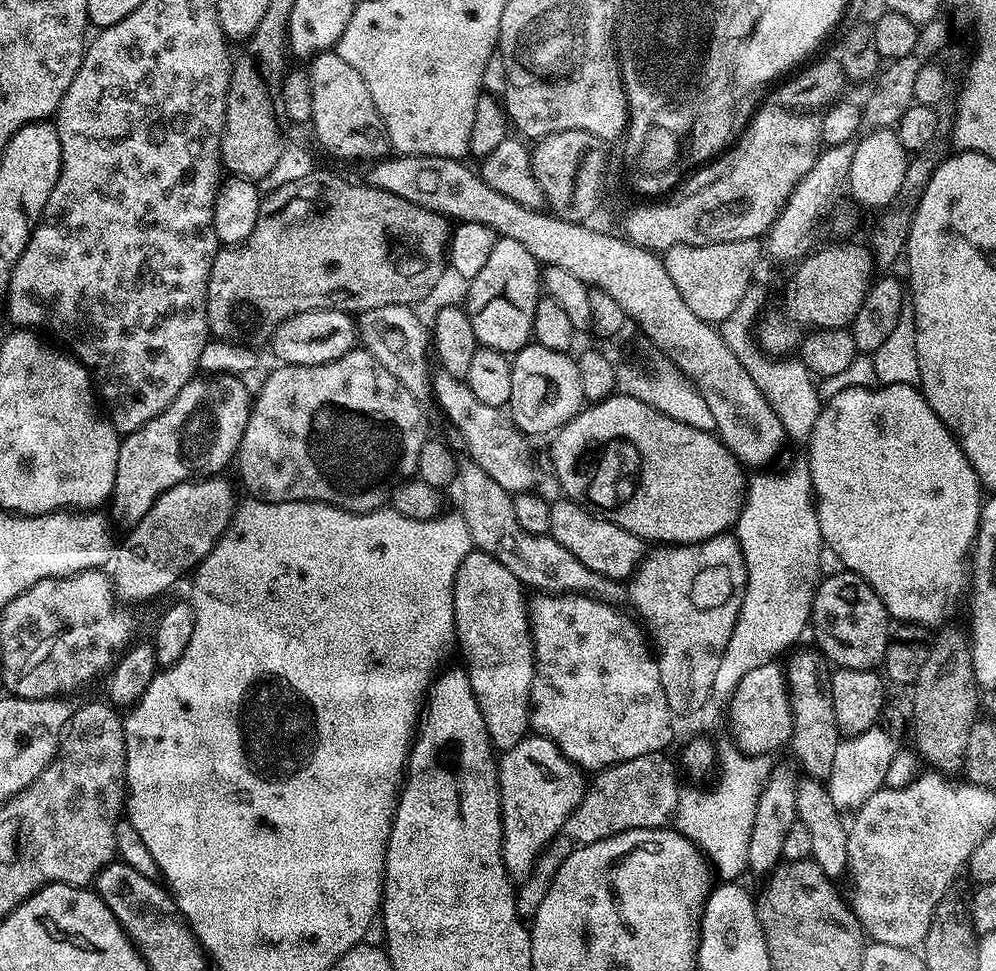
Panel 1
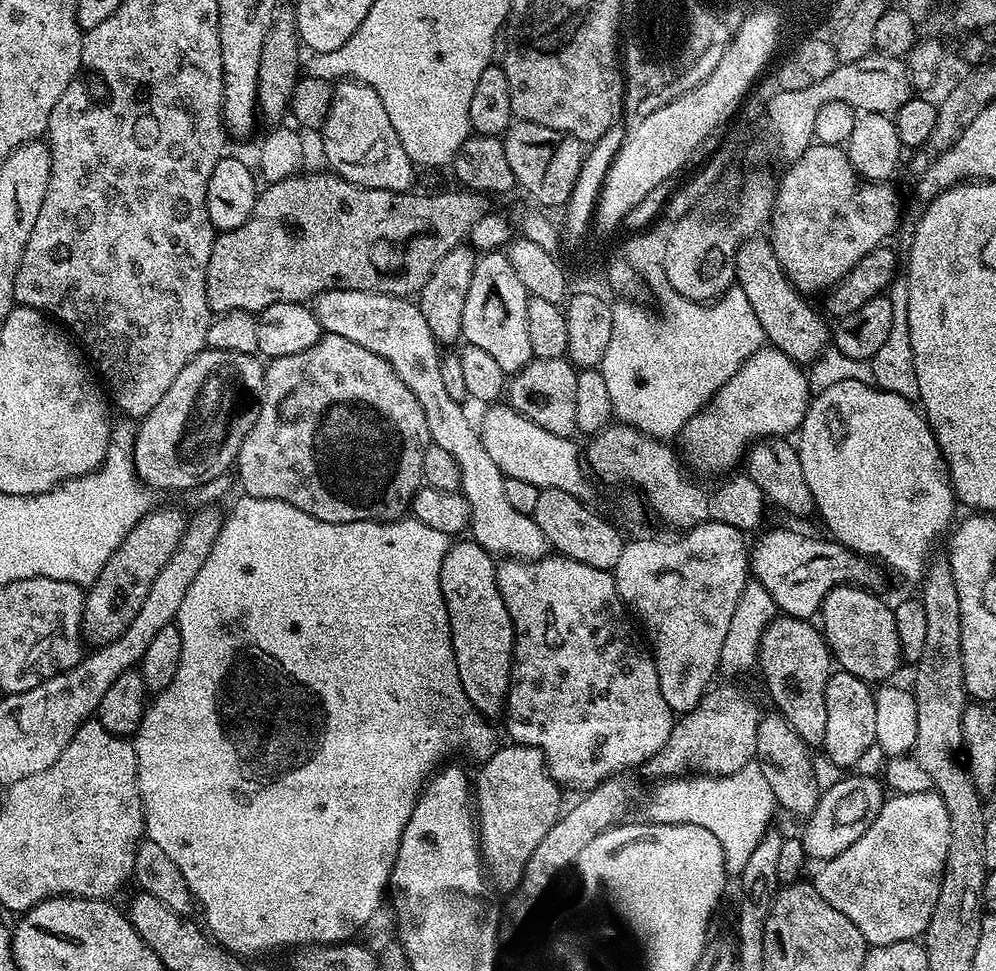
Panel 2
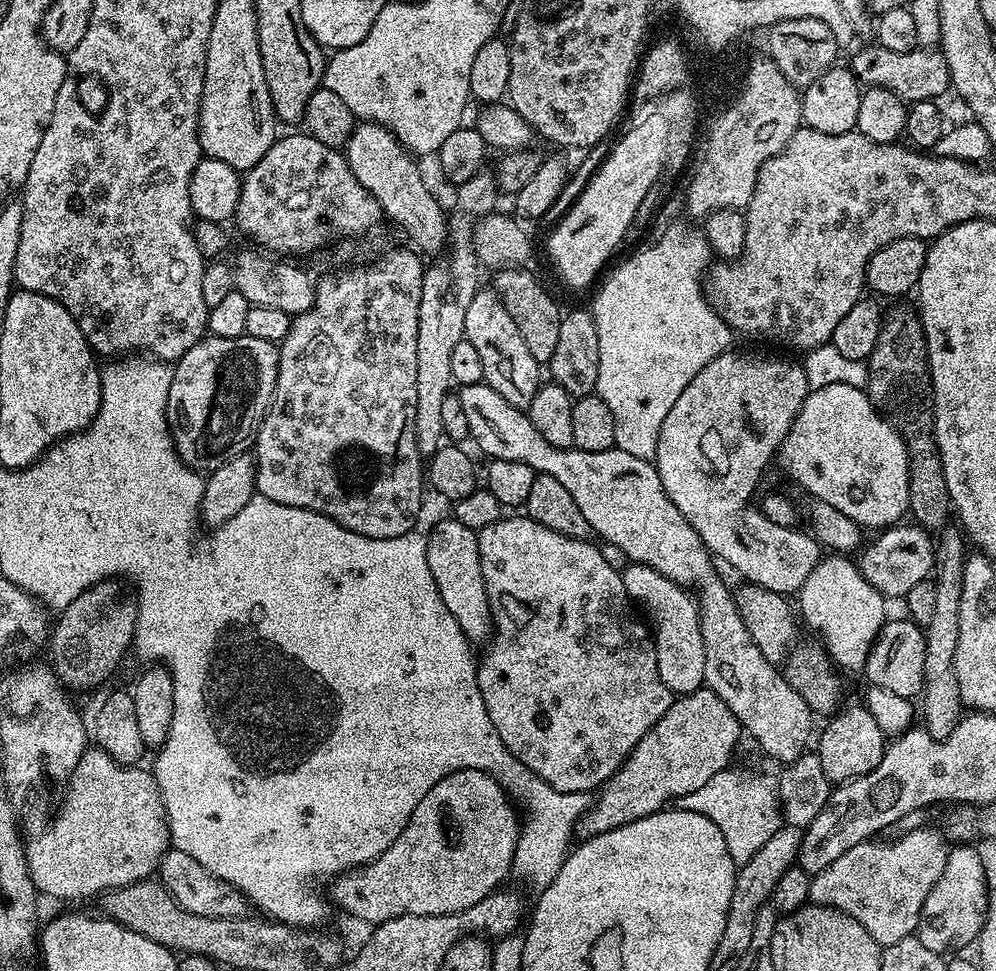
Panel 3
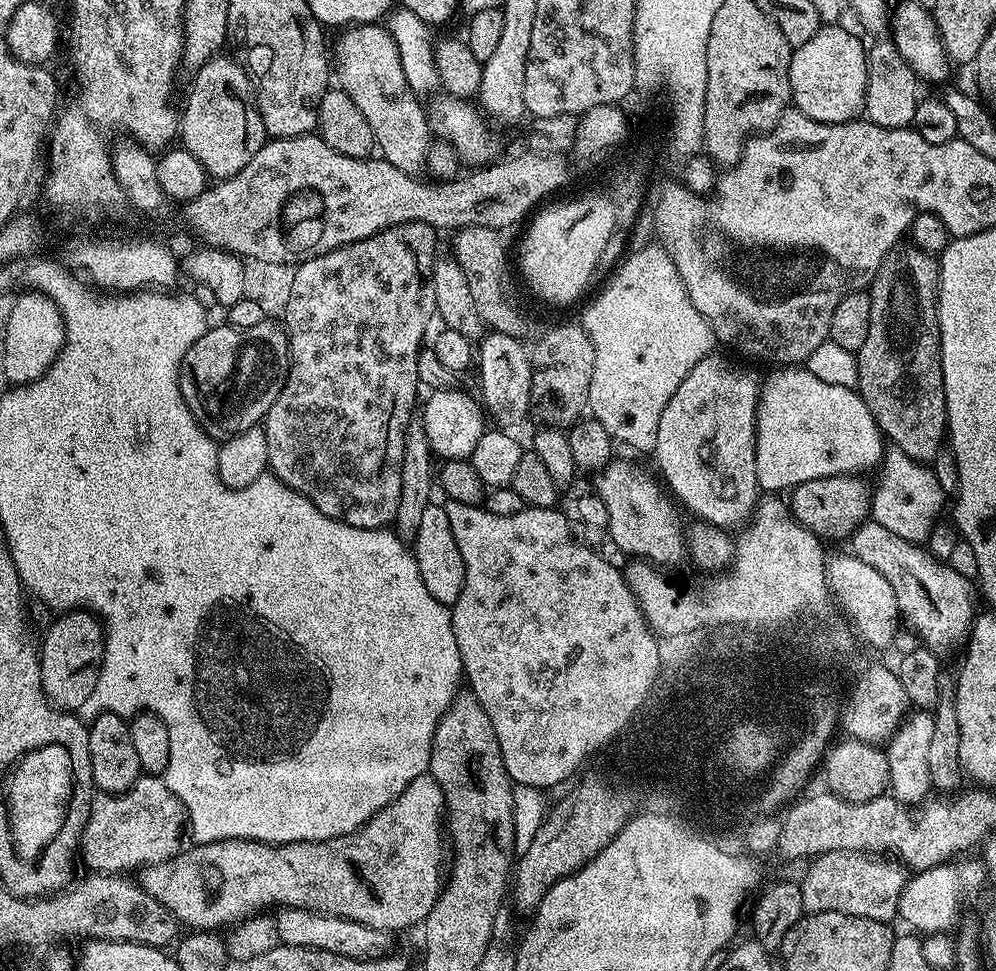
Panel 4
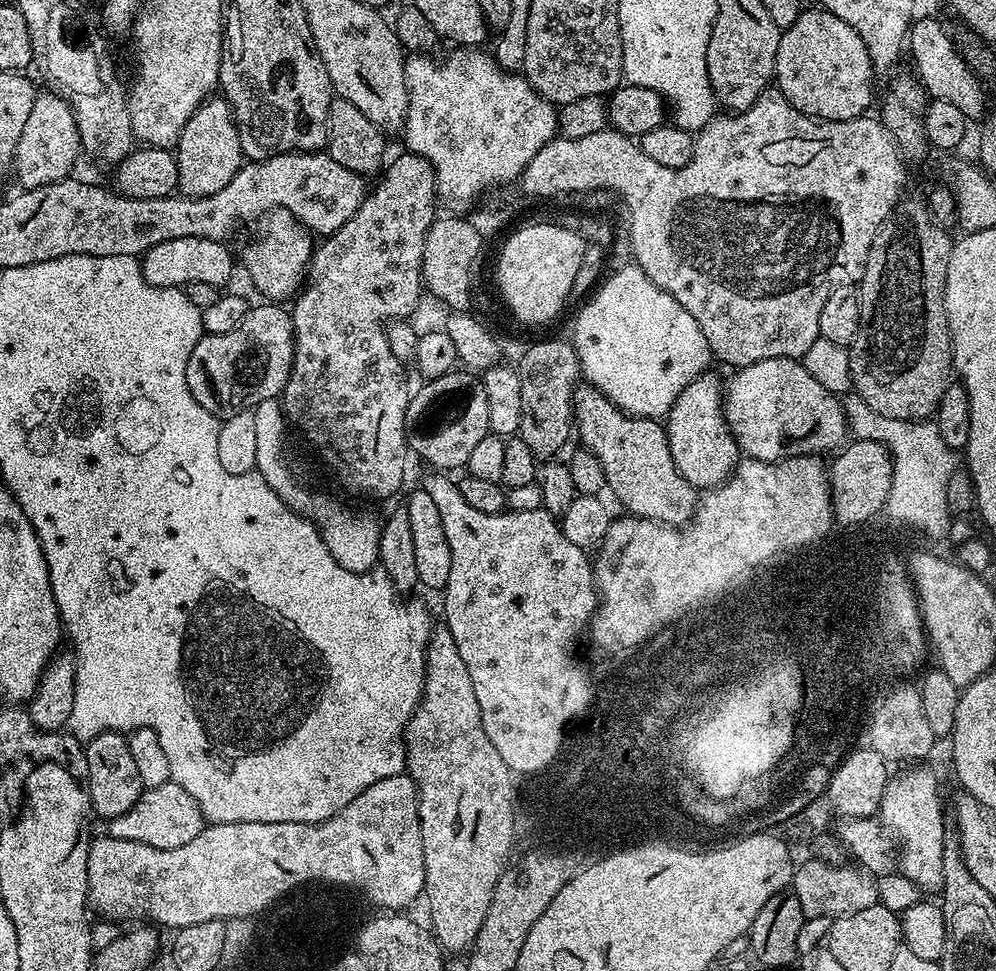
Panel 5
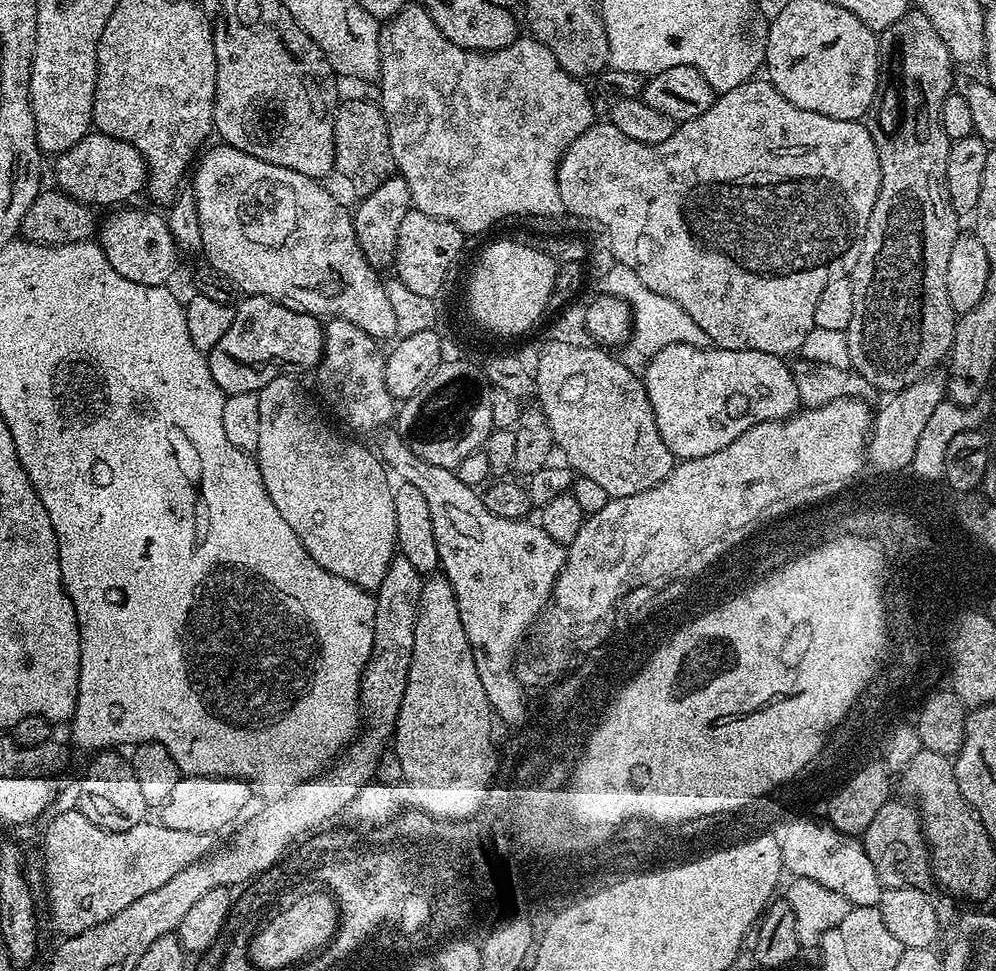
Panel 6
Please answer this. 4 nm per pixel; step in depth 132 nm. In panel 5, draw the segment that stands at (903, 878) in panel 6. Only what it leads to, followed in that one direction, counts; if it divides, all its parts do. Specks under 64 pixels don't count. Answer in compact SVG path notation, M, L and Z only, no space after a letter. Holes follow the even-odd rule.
M926 764L907 768L910 769L889 777L886 790L883 791L878 819L881 827L886 829L894 840L898 840L899 873L912 881L923 893L934 894L940 890L944 881L942 850L946 835L942 804L938 796L938 778Z

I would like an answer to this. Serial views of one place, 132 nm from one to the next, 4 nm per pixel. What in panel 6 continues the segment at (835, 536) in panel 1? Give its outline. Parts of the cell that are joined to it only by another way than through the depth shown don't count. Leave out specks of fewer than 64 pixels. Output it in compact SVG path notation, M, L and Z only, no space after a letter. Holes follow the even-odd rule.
M695 343L666 346L648 361L642 379L658 422L658 434L662 434L662 442L666 442L677 461L706 458L706 454L714 454L714 450L730 446L730 442L746 430L762 422L786 420L801 407L789 361L782 356L762 354L762 350L722 350Z

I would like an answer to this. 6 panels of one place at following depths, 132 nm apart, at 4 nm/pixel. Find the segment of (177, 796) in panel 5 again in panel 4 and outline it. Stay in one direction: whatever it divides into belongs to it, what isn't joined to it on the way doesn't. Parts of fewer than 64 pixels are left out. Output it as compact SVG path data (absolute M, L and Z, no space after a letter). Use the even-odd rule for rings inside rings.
M147 774L141 775L140 779L134 782L134 786L127 788L125 792L118 792L115 794L100 794L93 799L90 806L90 814L88 820L84 824L84 832L80 835L80 842L78 845L78 856L84 859L84 864L88 867L87 871L92 874L128 874L131 873L131 868L143 870L152 867L154 864L161 864L167 860L173 860L174 857L180 855L182 845L180 839L186 836L186 813L184 811L183 802L174 795L168 788L168 783L160 776L149 776Z

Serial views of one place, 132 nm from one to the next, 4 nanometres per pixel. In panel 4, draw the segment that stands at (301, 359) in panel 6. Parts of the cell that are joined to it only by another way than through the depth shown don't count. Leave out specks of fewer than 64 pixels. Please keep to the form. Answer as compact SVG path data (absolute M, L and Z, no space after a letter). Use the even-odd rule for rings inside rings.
M265 322L249 328L209 327L207 332L186 350L186 358L180 367L180 393L186 406L194 414L200 429L211 440L223 442L242 434L242 430L257 427L264 416L274 406L274 398L282 390L288 376L288 334L279 323Z

